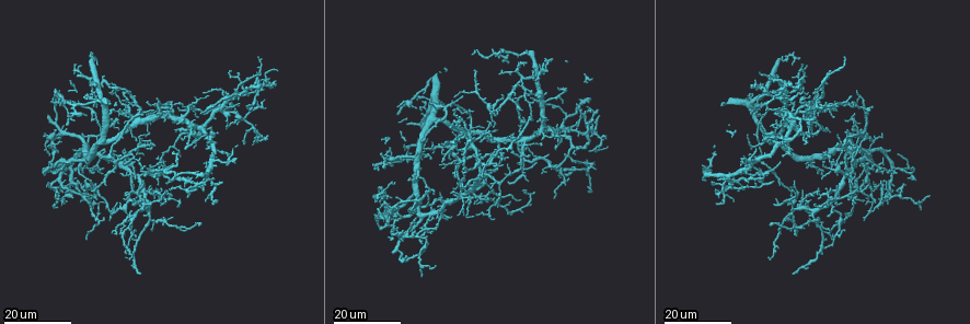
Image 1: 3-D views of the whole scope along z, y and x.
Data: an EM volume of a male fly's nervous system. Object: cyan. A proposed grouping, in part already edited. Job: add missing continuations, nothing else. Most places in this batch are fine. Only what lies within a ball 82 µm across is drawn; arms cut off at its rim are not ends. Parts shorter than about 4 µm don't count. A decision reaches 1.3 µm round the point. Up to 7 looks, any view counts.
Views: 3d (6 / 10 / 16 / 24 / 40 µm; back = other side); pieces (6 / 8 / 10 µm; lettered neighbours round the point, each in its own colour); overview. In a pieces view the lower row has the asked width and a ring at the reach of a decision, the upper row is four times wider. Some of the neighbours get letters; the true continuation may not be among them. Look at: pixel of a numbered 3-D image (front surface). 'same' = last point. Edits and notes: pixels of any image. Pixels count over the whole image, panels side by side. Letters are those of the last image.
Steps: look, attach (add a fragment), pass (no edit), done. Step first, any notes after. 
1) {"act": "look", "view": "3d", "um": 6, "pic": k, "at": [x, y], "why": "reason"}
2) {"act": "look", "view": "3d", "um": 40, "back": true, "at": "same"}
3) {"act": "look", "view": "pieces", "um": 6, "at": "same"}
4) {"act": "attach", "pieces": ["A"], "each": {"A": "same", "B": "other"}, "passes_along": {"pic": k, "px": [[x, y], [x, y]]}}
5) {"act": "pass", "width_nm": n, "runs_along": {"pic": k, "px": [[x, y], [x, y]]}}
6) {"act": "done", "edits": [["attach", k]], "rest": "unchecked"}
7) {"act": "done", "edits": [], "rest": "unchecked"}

{"act": "look", "view": "3d", "um": 24, "pic": 1, "at": [474, 72], "why": "free end"}

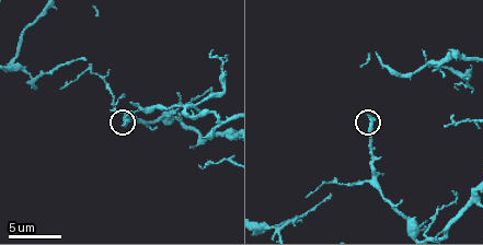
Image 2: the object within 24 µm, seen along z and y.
{"act": "look", "view": "pieces", "um": 10, "pic": 2, "at": [122, 125]}

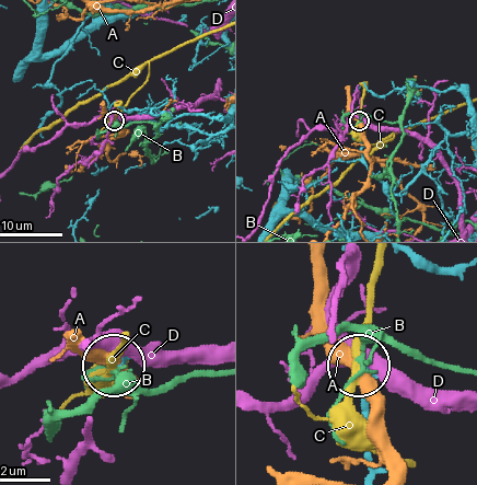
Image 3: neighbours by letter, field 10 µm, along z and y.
{"act": "pass", "each": {"A": "other", "B": "other", "C": "other", "D": "other"}, "found": "none of them fits"}

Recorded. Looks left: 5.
{"act": "look", "view": "3d", "um": 24, "pic": 1, "at": [836, 143], "why": "free end"}

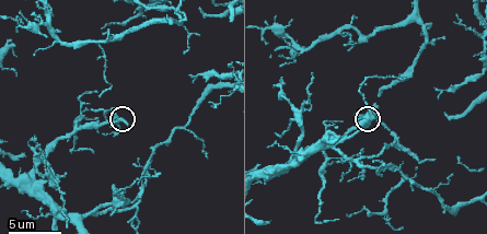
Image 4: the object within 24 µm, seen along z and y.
{"act": "look", "view": "pieces", "um": 10, "pic": 4, "at": [128, 124], "why": "what lies round it"}

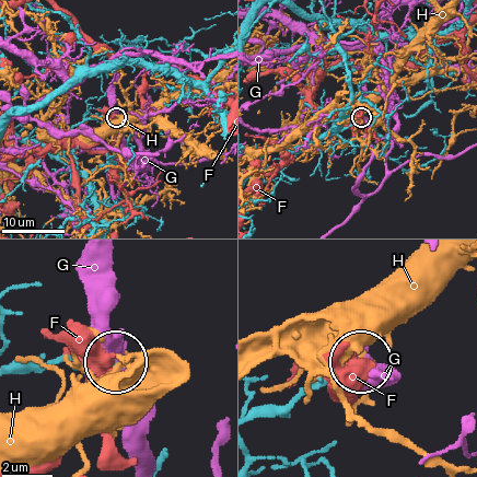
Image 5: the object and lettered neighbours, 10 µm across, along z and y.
{"act": "pass", "width_nm": 210, "each": {"F": "other", "G": "other", "H": "other"}, "found": "no lettered fragment goes on from it"}

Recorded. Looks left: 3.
{"act": "look", "view": "3d", "um": 16, "pic": 1, "at": [414, 231], "why": "free end"}

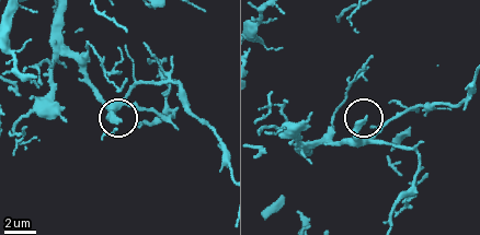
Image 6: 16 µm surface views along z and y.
{"act": "look", "view": "pieces", "um": 8, "pic": 6, "at": [364, 118]}

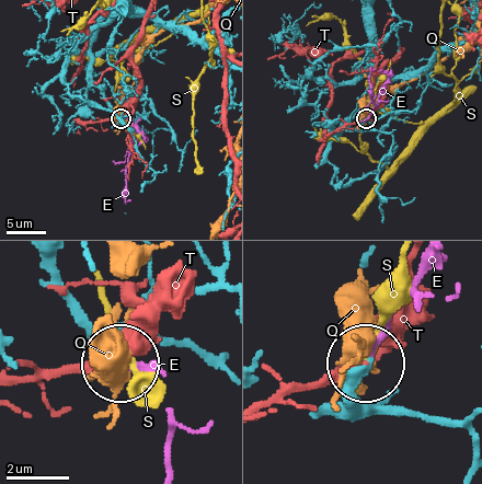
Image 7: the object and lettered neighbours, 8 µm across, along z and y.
{"act": "attach", "pieces": ["E"], "each": {"E": "same", "Q": "other", "S": "other", "T": "other"}, "passes_along": {"pic": 7, "px": [[314, 416], [354, 392], [371, 345], [416, 294]]}, "found": "it goes on there"}

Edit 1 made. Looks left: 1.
{"act": "done", "edits": [["attach", 7]], "rest": "unchecked"}

